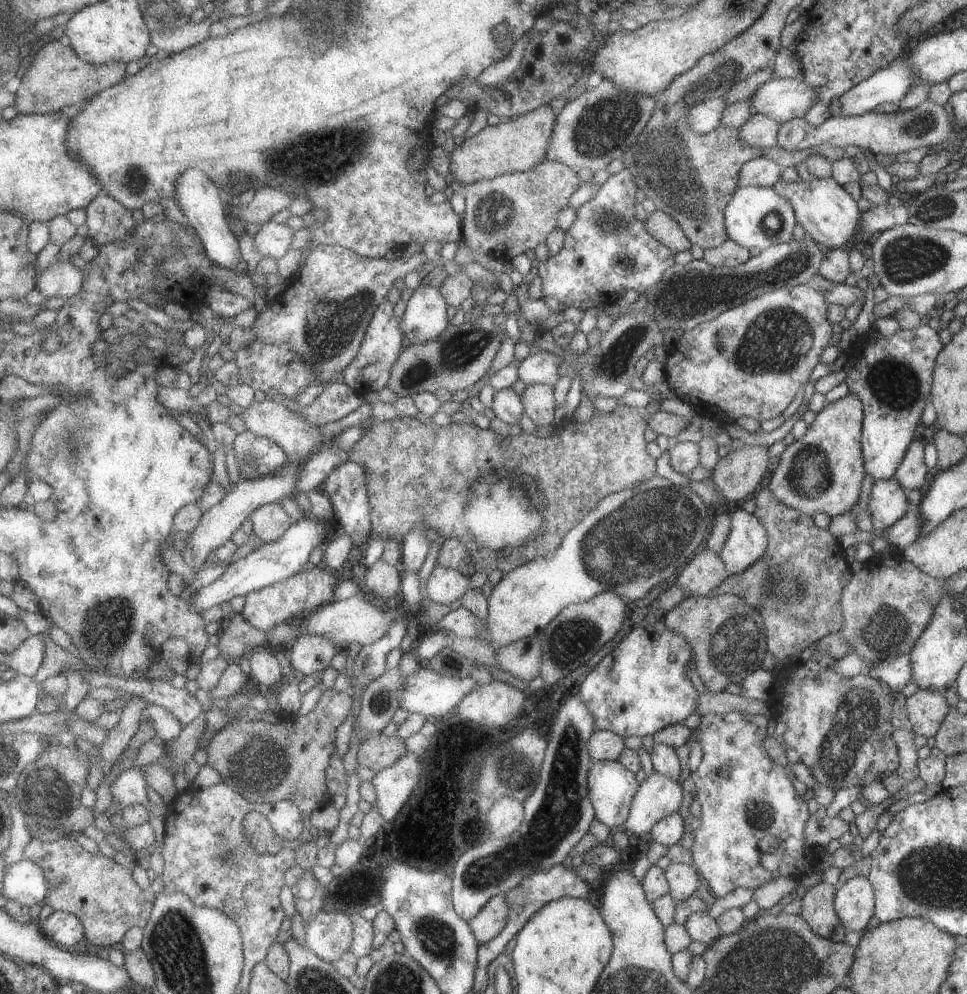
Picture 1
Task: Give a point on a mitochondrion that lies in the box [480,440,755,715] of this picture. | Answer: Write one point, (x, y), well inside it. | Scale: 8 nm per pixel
(647, 534)

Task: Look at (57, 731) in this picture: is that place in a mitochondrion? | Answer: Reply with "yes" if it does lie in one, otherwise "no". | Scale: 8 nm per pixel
no

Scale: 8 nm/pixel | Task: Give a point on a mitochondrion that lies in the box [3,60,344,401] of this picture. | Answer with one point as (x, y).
(134, 178)

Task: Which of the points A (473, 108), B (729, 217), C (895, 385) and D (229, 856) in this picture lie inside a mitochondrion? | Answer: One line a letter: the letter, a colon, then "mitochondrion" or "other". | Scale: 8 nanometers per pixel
A: other
B: other
C: mitochondrion
D: mitochondrion

